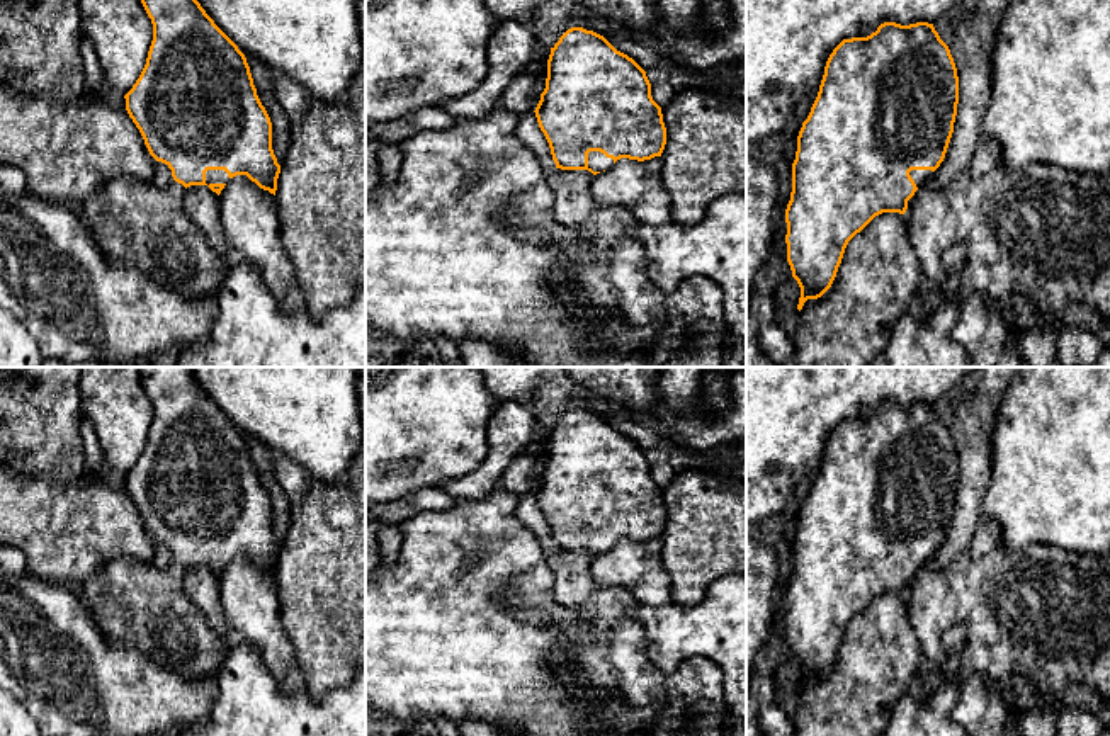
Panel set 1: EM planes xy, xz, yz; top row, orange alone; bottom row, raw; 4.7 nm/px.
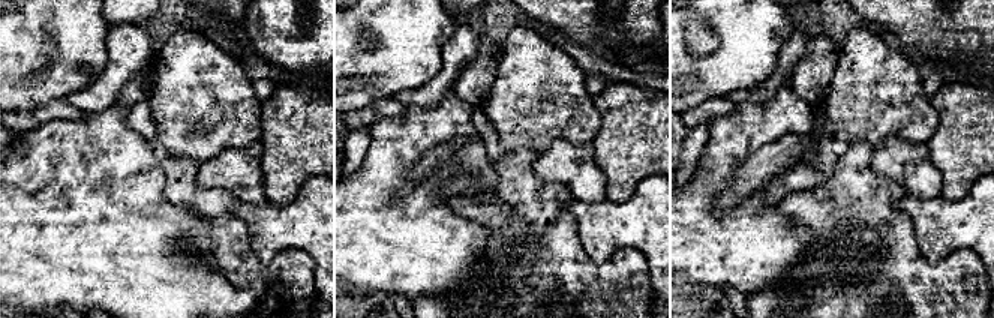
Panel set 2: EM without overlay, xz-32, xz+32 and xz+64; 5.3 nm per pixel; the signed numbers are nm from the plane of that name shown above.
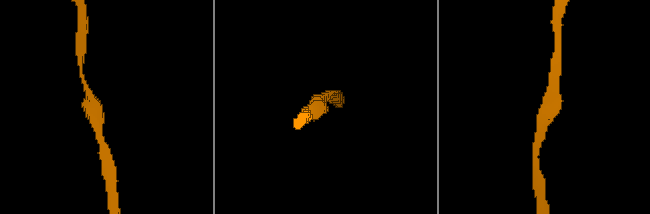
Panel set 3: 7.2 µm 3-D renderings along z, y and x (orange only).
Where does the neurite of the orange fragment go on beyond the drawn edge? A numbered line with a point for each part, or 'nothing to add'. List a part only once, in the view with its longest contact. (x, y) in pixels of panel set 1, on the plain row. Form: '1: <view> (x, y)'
1: xy (211, 556)

